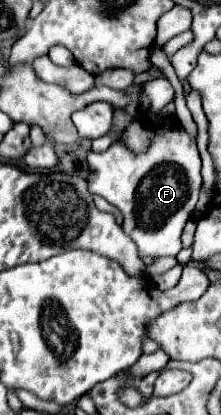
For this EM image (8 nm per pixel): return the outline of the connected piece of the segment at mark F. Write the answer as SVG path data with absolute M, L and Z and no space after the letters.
M163 115L163 125L151 125L151 143L145 153L133 153L125 143L115 143L103 153L89 151L87 163L89 191L101 195L123 213L123 231L135 241L141 255L165 257L181 251L181 233L195 211L201 191L201 157L193 135L189 135L181 125L173 125L171 115Z

